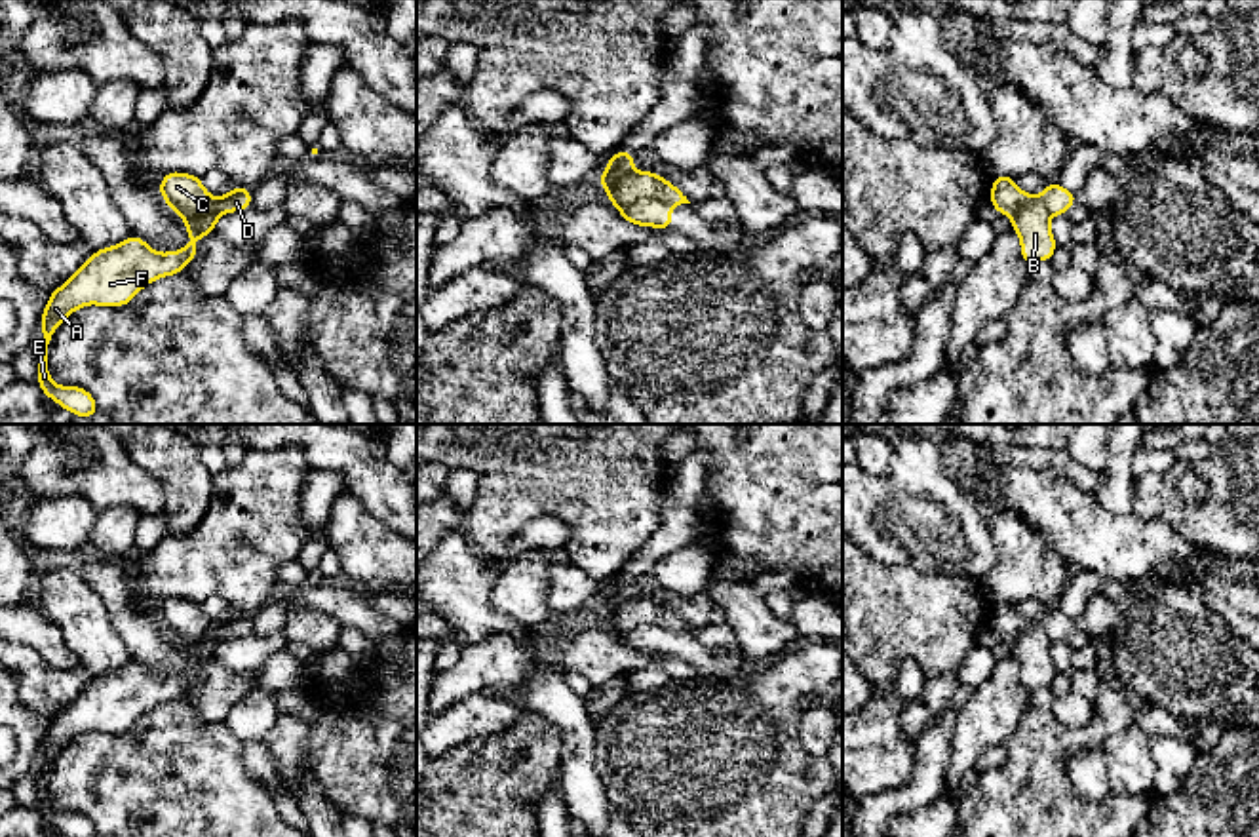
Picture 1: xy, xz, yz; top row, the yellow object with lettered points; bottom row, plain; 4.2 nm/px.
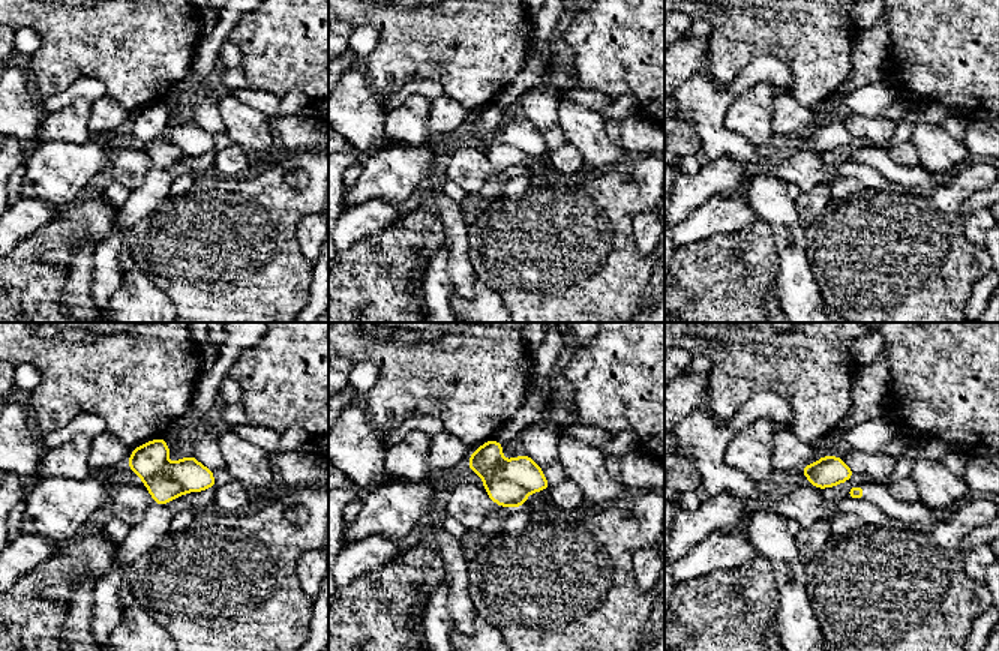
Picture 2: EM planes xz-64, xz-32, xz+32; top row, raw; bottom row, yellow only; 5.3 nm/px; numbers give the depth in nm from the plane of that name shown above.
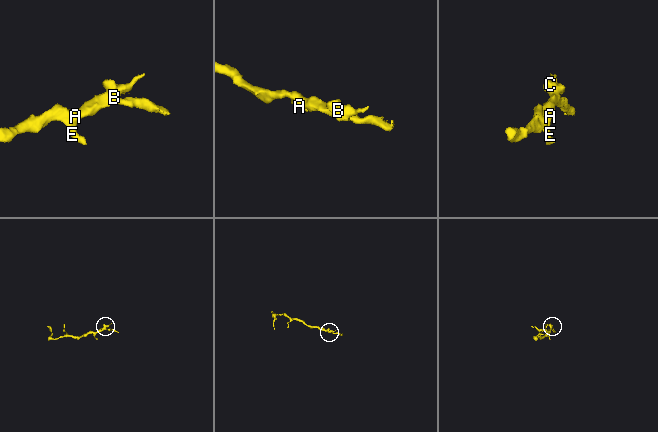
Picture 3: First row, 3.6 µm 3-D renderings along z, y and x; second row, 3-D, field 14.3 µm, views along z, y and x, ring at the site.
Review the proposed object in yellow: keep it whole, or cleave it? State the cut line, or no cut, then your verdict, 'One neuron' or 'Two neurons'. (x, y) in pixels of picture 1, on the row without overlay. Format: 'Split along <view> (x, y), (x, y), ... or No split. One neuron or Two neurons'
Split along xz (668, 630), (641, 628), (619, 636). Two neurons

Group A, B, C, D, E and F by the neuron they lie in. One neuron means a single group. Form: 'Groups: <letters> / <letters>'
Groups: A B D E F / C

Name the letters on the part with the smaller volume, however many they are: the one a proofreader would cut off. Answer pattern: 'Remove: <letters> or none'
Remove: C

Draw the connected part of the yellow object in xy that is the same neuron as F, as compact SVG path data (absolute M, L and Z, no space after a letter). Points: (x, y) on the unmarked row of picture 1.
M232 614L213 624L200 641L183 643L190 670L181 677L156 679L131 660L126 668L95 677L59 715L49 721L40 753L38 812L67 837L97 837L93 822L78 812L57 812L48 797L48 770L53 757L74 736L86 730L124 732L150 708L181 700L184 691L200 679L192 668L215 658L217 645L251 633L249 614Z

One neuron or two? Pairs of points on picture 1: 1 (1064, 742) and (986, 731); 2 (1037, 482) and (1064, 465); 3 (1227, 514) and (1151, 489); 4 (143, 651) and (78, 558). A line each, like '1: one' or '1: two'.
1: two
2: two
3: one
4: one

